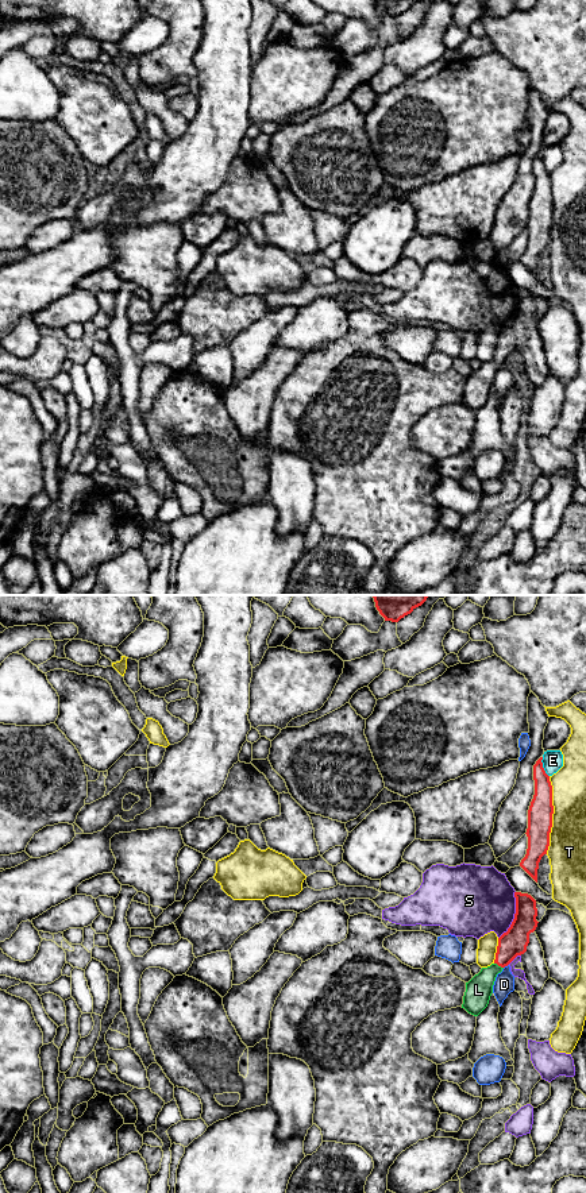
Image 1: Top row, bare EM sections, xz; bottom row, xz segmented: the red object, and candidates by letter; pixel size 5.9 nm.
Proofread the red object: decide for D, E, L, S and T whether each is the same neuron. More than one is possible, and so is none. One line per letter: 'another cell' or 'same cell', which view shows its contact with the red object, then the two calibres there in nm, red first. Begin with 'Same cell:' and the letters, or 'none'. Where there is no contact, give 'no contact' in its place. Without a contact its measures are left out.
Same cell: L
D: another cell; contact in xz; calibres 160 and 120 nm
E: another cell; contact in xz; calibres 140 and 130 nm
L: same cell; contact in xz; calibres 160 and 160 nm
S: another cell; contact in xz; calibres 160 and 400 nm
T: another cell; contact in xz; calibres 150 and 220 nm

